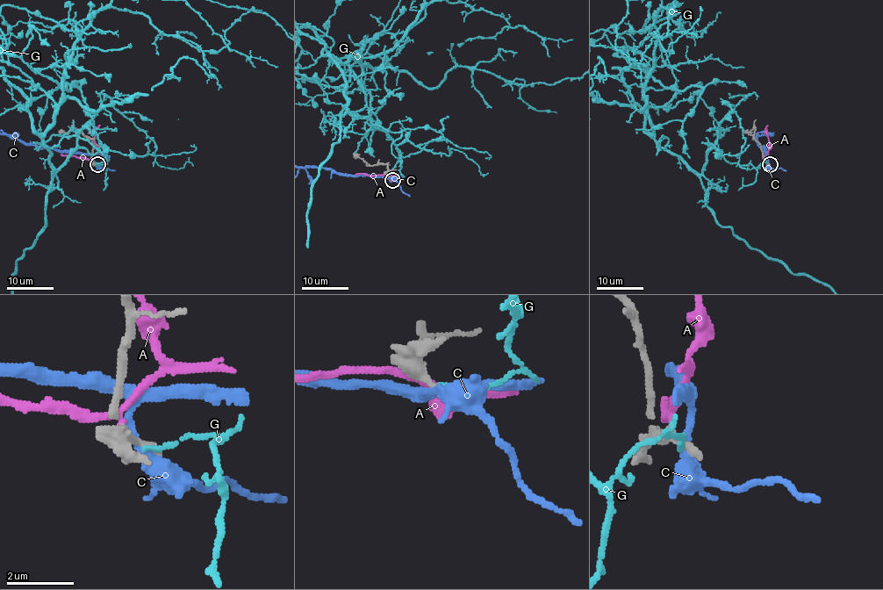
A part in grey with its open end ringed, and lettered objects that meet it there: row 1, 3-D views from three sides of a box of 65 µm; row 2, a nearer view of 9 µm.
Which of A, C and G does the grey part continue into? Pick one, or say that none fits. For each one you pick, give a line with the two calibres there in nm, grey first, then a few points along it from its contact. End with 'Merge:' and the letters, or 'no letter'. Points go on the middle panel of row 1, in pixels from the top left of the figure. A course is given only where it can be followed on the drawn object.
Merge: no letter

